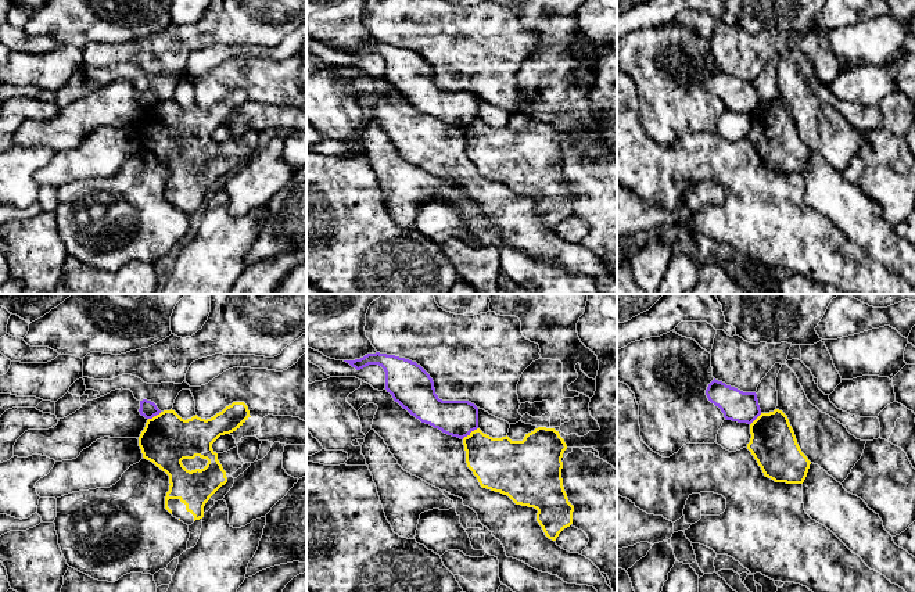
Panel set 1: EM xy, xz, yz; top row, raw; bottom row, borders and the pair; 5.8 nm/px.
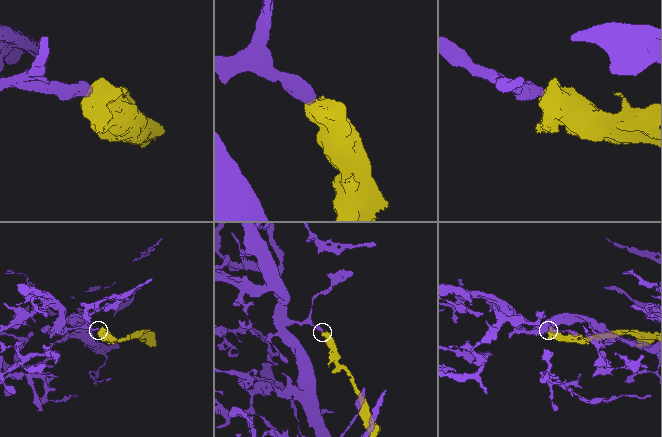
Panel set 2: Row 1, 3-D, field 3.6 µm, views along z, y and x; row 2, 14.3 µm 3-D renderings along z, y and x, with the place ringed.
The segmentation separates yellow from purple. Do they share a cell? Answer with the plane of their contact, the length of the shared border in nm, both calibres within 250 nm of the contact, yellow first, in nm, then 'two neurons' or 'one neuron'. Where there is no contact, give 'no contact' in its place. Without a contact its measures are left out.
xz | 120 nm | 300/200 nm | two neurons

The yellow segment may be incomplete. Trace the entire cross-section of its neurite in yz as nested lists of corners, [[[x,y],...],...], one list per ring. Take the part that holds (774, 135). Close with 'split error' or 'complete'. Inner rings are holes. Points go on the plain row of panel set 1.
[[[775,98],[750,114],[751,141],[765,166],[775,172],[803,173],[811,151],[801,141],[787,105]]]; complete

